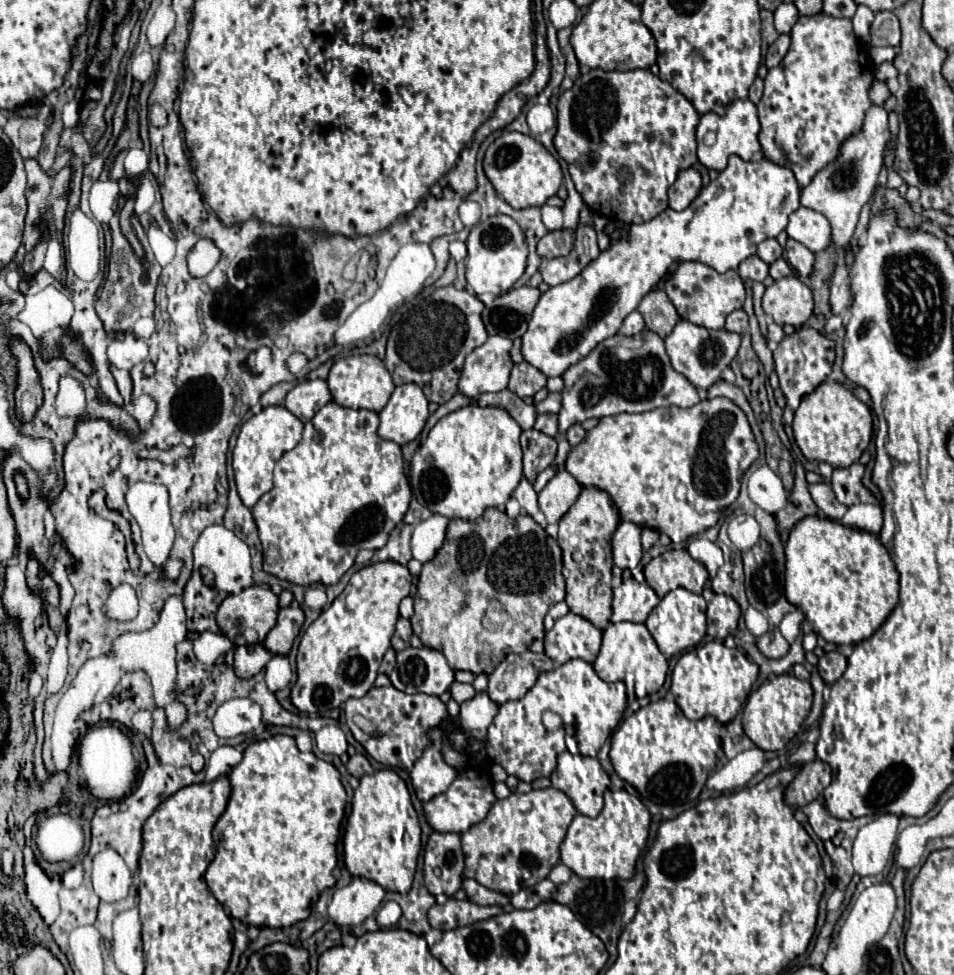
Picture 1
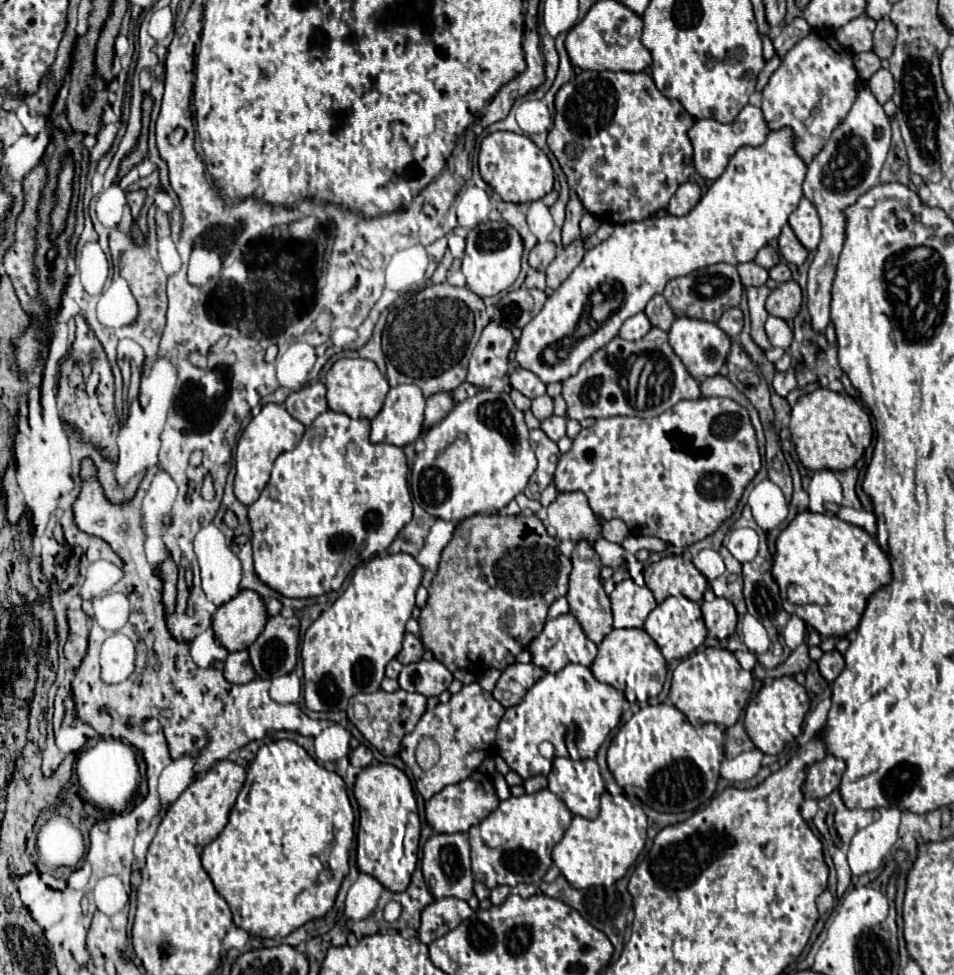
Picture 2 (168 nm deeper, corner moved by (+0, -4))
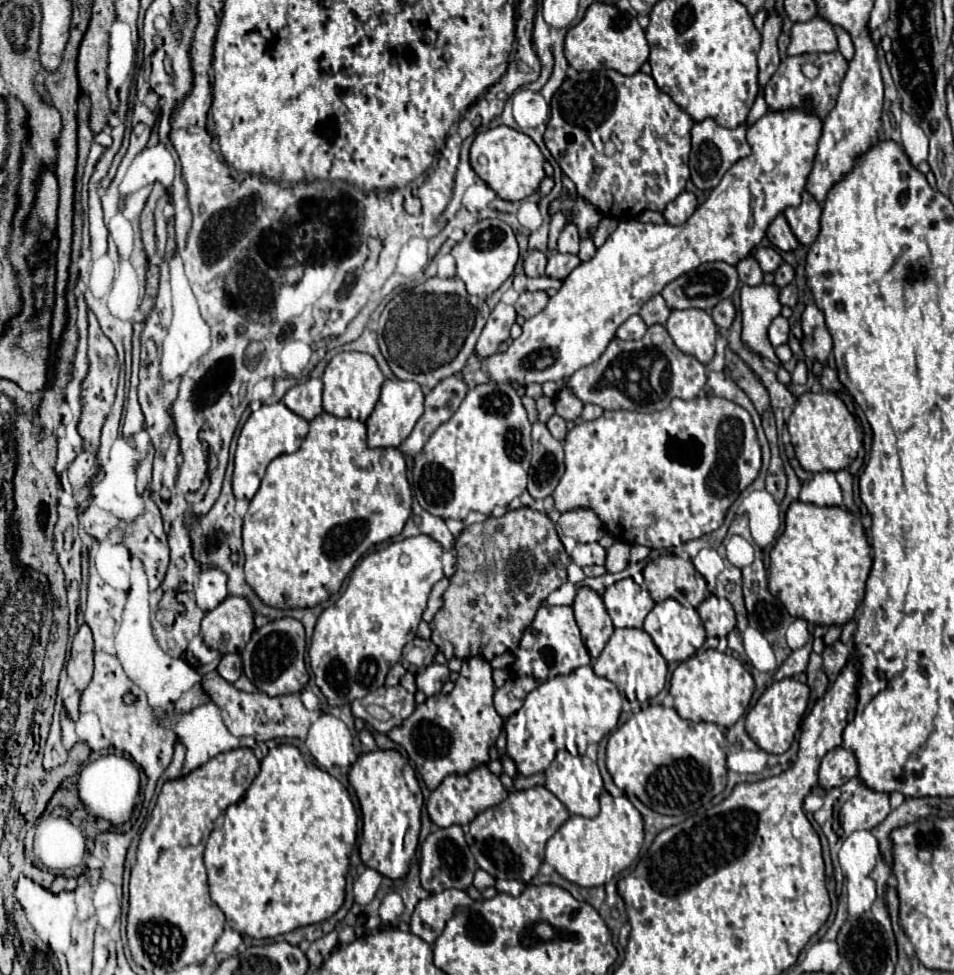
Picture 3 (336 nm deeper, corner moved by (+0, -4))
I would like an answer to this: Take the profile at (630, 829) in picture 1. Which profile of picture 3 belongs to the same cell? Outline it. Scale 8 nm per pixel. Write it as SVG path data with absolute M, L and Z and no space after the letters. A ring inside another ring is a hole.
M603 792L599 800L601 812L595 818L569 816L545 846L545 862L563 878L583 888L607 884L615 874L633 864L643 846L643 816L639 810L625 796L613 798L609 792Z

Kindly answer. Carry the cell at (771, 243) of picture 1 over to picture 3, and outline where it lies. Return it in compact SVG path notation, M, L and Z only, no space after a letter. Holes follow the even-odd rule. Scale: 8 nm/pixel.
M761 246L753 252L753 258L759 262L763 272L775 272L783 264L783 260L775 248L763 248Z

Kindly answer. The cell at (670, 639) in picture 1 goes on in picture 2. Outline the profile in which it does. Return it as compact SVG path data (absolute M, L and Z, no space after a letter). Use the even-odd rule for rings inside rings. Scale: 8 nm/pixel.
M669 596L663 604L659 604L645 620L645 632L655 640L665 660L681 660L695 652L707 636L707 628L701 616L701 608L697 602L687 600L685 596Z

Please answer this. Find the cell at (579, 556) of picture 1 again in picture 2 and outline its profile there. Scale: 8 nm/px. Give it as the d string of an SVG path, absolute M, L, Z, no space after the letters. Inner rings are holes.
M581 540L581 544L575 544L571 560L573 560L573 572L571 572L571 580L569 580L569 592L567 592L571 614L579 620L585 636L591 642L599 644L613 630L611 602L609 602L609 596L605 594L601 578L599 578L601 562L597 560L597 554L593 552L593 546L587 540Z

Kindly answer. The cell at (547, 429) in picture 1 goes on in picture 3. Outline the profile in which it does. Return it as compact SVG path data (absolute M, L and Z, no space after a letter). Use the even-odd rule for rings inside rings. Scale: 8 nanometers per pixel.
M553 414L553 416L549 418L549 422L547 422L547 428L549 428L549 432L551 432L559 442L565 440L565 436L567 436L567 422L565 422L561 416Z

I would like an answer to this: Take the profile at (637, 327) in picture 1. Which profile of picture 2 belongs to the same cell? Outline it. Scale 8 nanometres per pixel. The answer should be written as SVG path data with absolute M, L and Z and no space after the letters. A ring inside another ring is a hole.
M639 312L623 322L619 336L623 340L641 340L649 330L651 330L651 322L647 320L647 316L643 312Z

